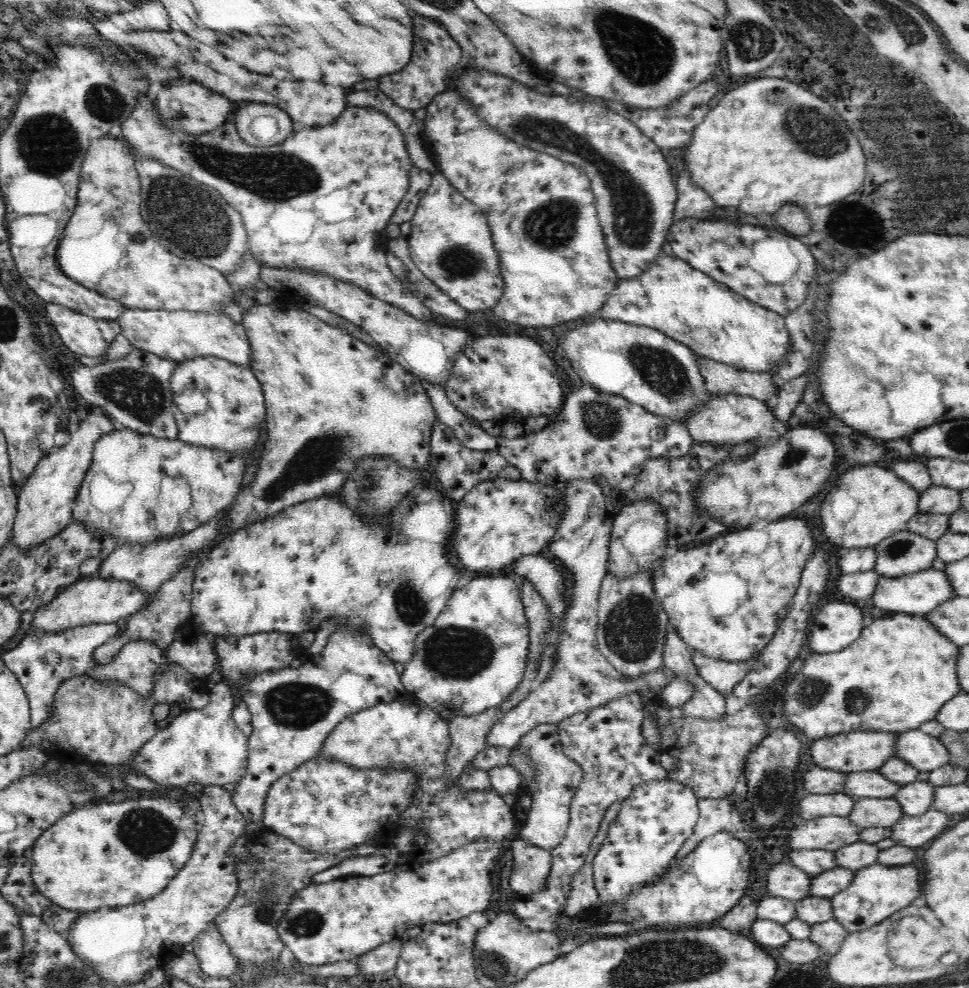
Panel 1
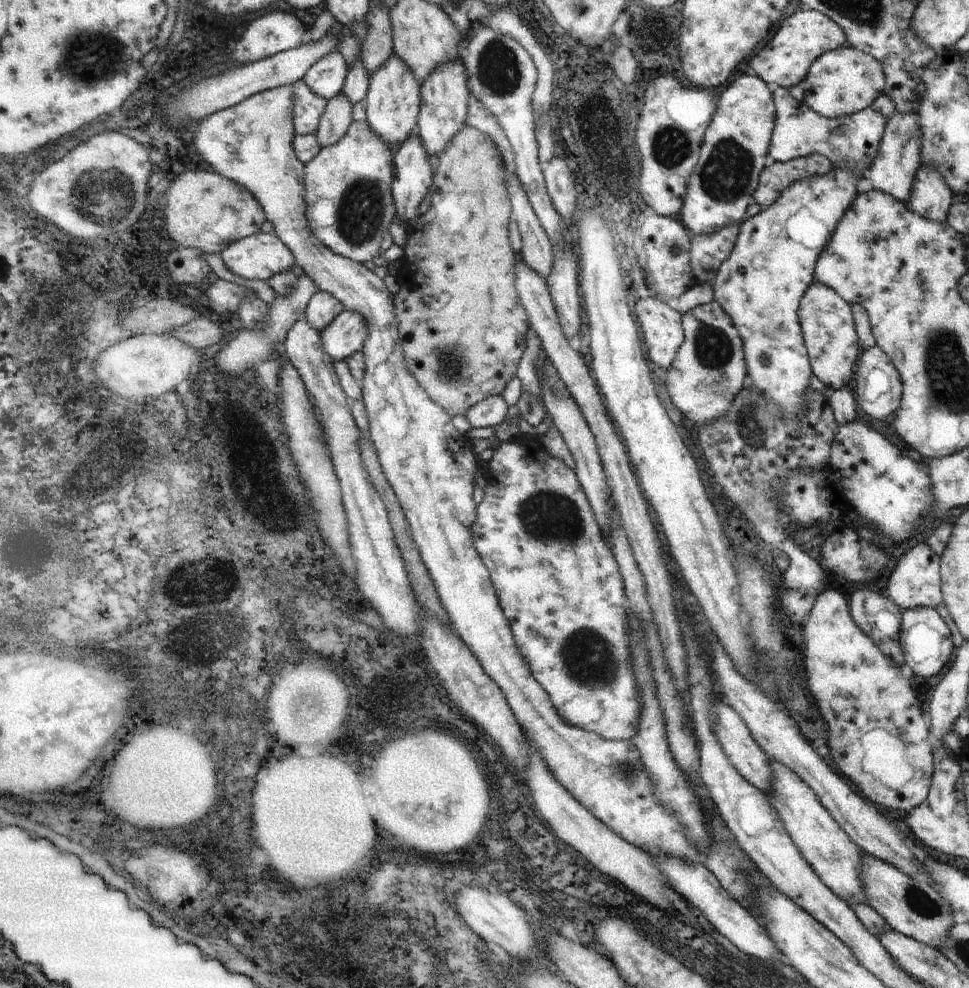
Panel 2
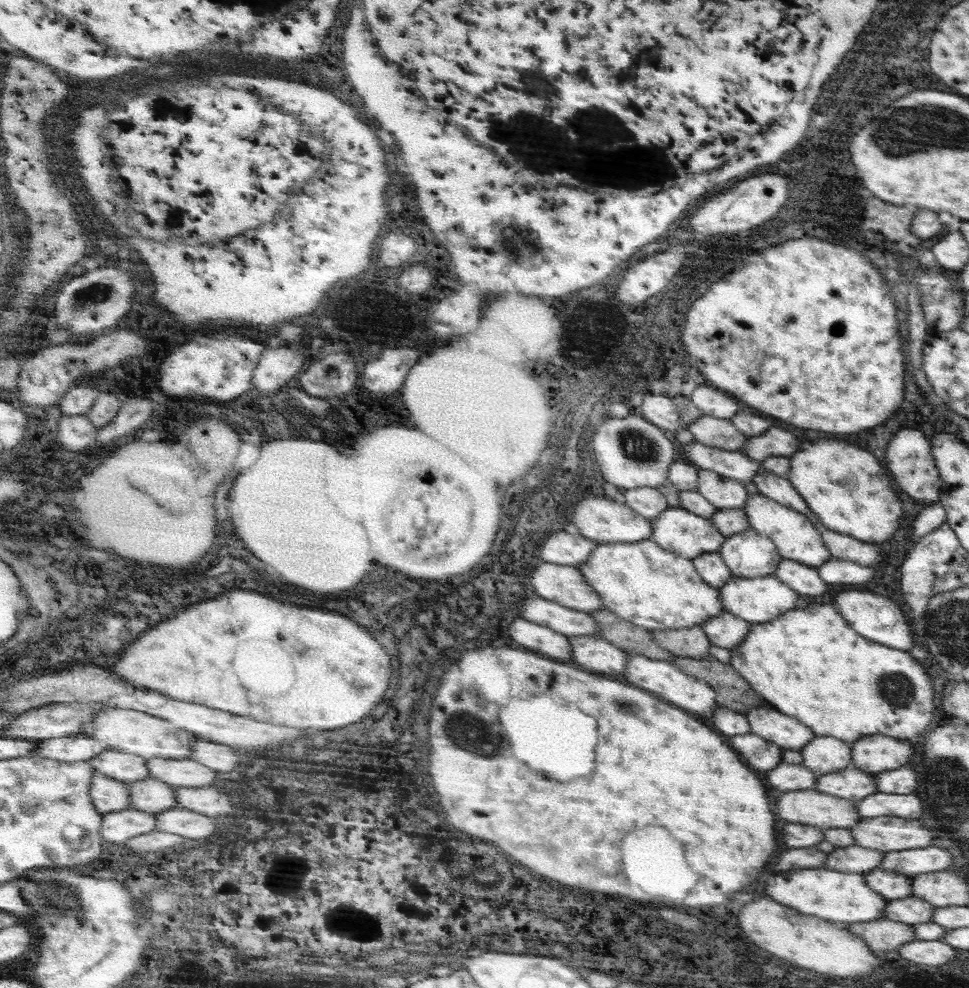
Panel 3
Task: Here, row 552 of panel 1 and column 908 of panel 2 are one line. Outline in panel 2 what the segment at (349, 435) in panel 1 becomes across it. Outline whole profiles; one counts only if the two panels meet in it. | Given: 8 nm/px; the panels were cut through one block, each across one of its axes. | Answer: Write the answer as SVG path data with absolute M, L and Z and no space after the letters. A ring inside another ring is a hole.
M929 164L919 166L905 206L919 218L927 218L935 224L945 224L945 216L951 204L953 194L949 192L949 188L945 188L941 174Z

